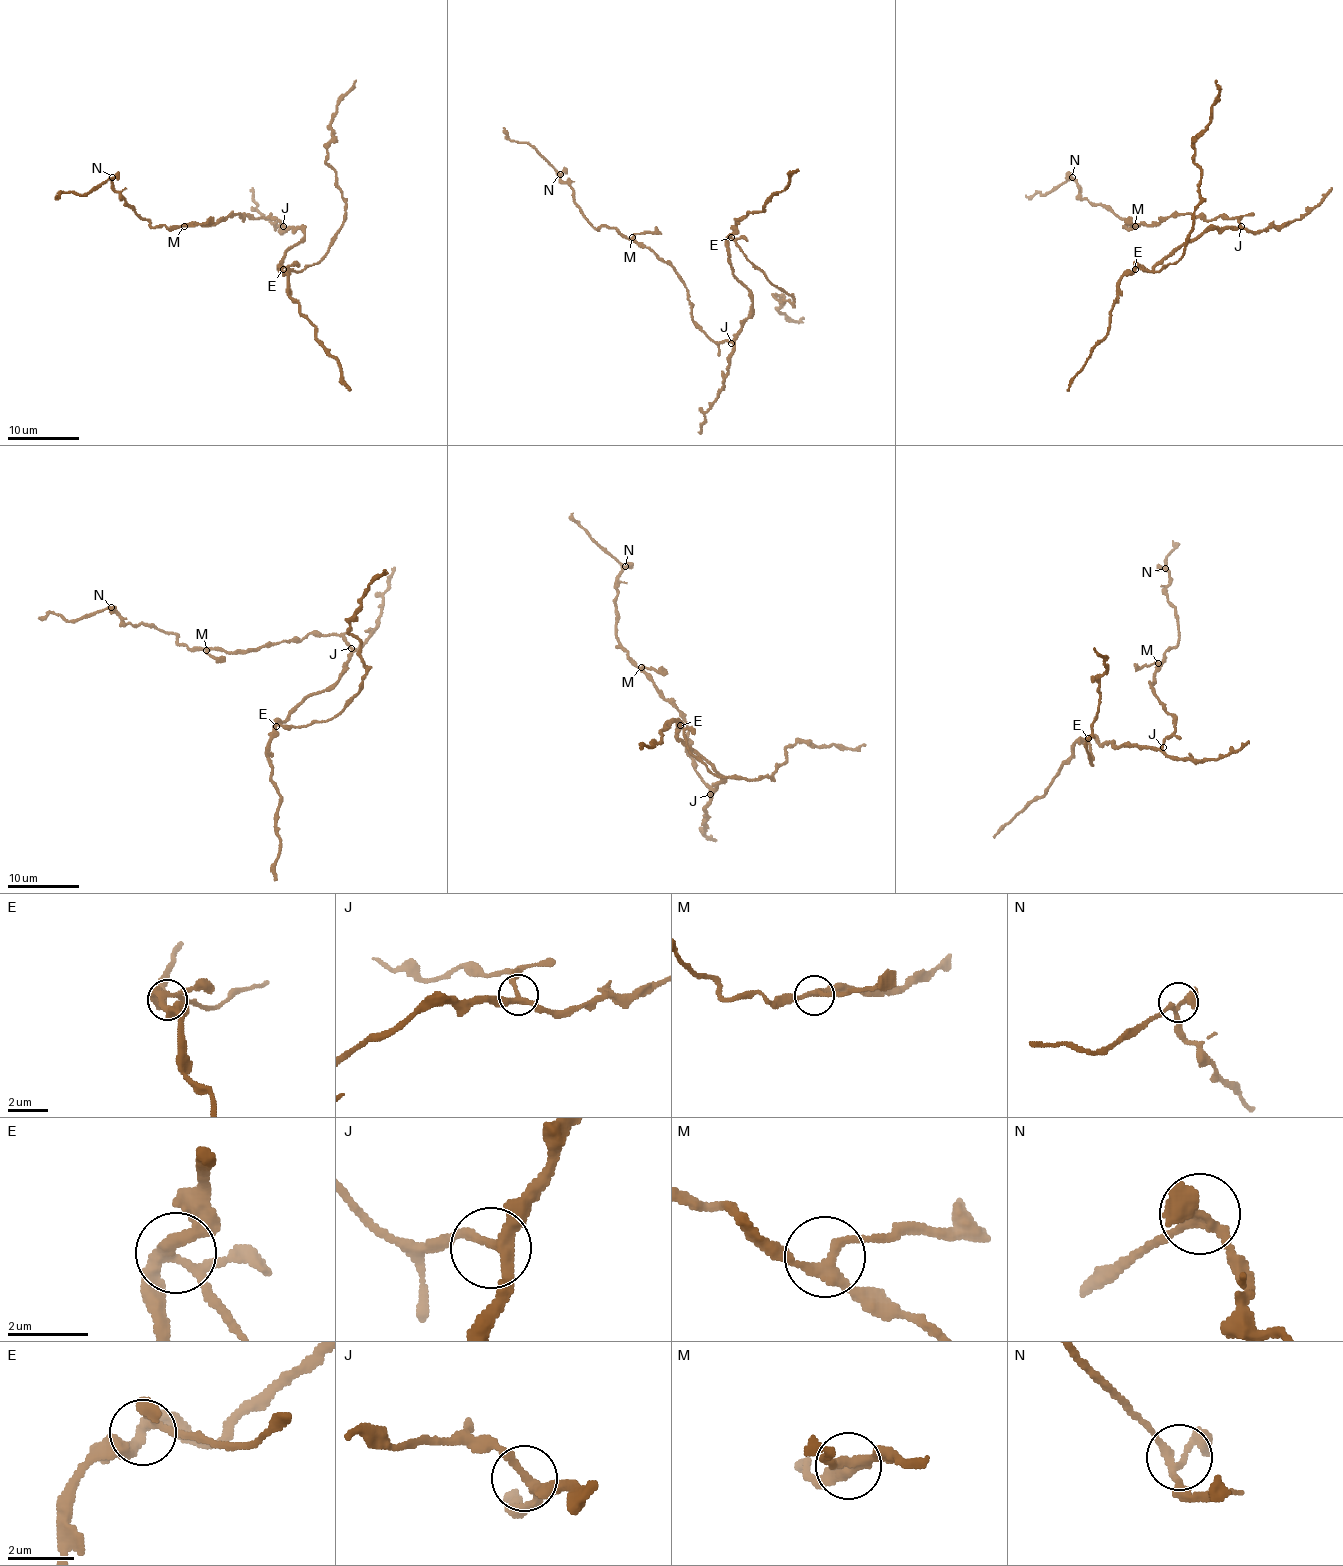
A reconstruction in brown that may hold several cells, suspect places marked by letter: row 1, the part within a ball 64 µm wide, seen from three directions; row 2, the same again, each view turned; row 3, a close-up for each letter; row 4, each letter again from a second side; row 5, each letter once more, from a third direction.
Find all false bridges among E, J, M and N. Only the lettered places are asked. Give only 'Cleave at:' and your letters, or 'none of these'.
Cleave at: none of these

